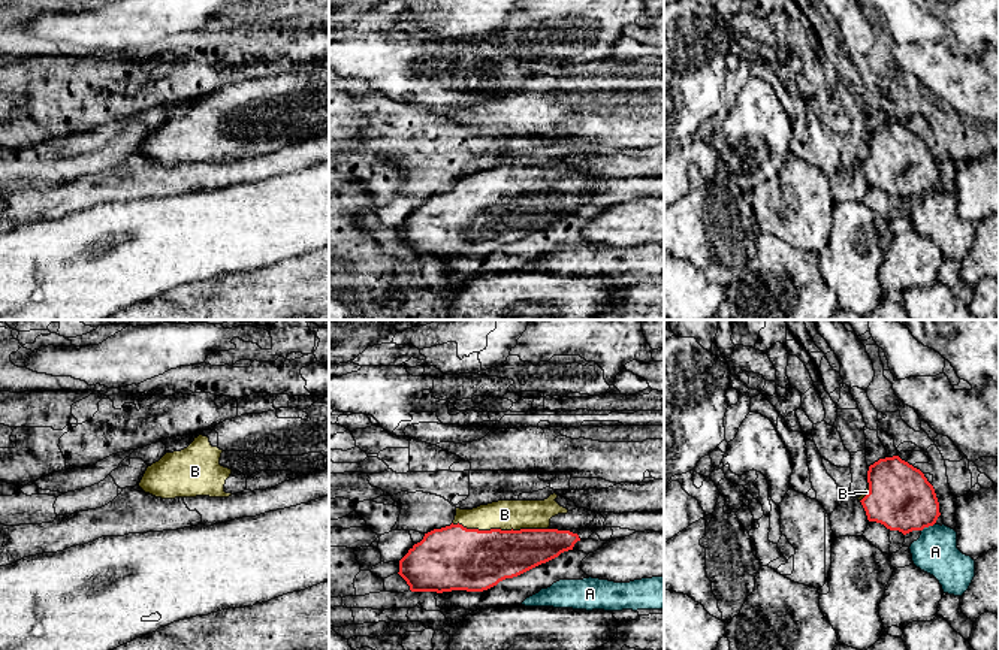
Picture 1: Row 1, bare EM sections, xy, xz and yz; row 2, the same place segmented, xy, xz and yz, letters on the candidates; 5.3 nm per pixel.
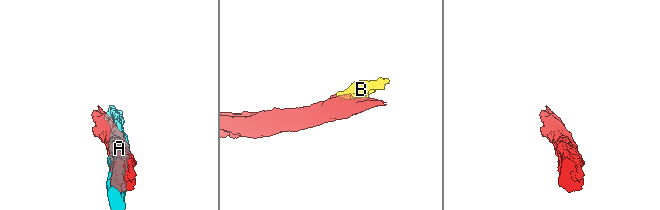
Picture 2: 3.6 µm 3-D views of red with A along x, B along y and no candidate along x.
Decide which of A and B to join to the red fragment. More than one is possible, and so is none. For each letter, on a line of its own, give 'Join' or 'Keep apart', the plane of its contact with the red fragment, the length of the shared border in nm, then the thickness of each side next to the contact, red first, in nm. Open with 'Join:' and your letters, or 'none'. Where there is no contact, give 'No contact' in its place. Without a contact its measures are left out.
Join: B
A: Keep apart. Touches red in yz. Shared border 80 nm. Thickness 340 nm (red) against 240 nm
B: Join. Touches red in xz. Shared border 500 nm. Thickness 340 nm (red) against 160 nm

